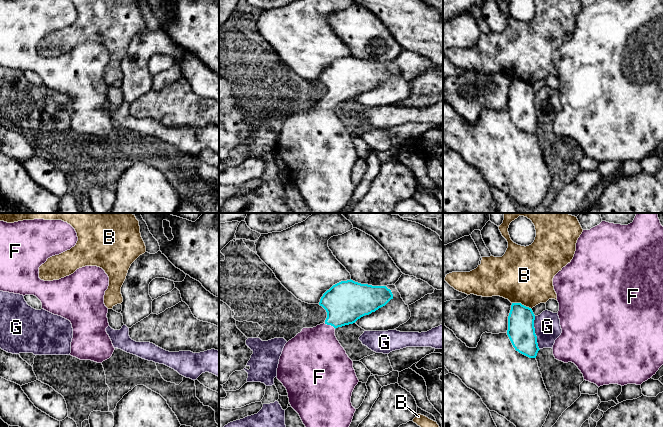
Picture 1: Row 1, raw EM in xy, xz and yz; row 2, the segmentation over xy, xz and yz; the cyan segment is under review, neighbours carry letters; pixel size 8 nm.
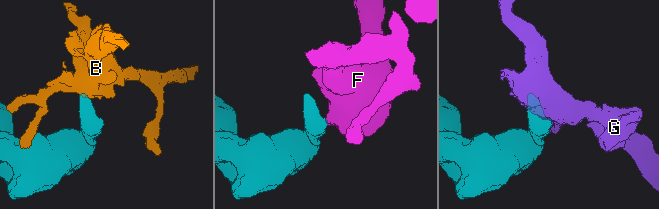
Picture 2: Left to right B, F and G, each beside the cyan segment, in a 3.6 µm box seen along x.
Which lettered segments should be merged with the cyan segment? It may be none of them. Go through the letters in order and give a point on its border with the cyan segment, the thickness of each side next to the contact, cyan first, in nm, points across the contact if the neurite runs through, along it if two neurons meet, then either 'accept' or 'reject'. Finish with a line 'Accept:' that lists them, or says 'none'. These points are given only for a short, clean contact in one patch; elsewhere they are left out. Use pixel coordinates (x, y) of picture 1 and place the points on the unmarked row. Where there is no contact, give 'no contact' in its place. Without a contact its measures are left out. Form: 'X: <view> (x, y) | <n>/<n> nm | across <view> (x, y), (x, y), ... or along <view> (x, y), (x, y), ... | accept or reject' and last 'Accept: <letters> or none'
B: yz (521, 80) | 220/460 nm | reject
F: xz (330, 100) | 340/380 nm | across xz (347, 77), (330, 100), (315, 127) | accept
G: yz (534, 109) | 220/200 nm | reject
Accept: F

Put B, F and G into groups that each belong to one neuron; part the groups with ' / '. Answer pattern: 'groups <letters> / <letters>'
groups B / F / G

